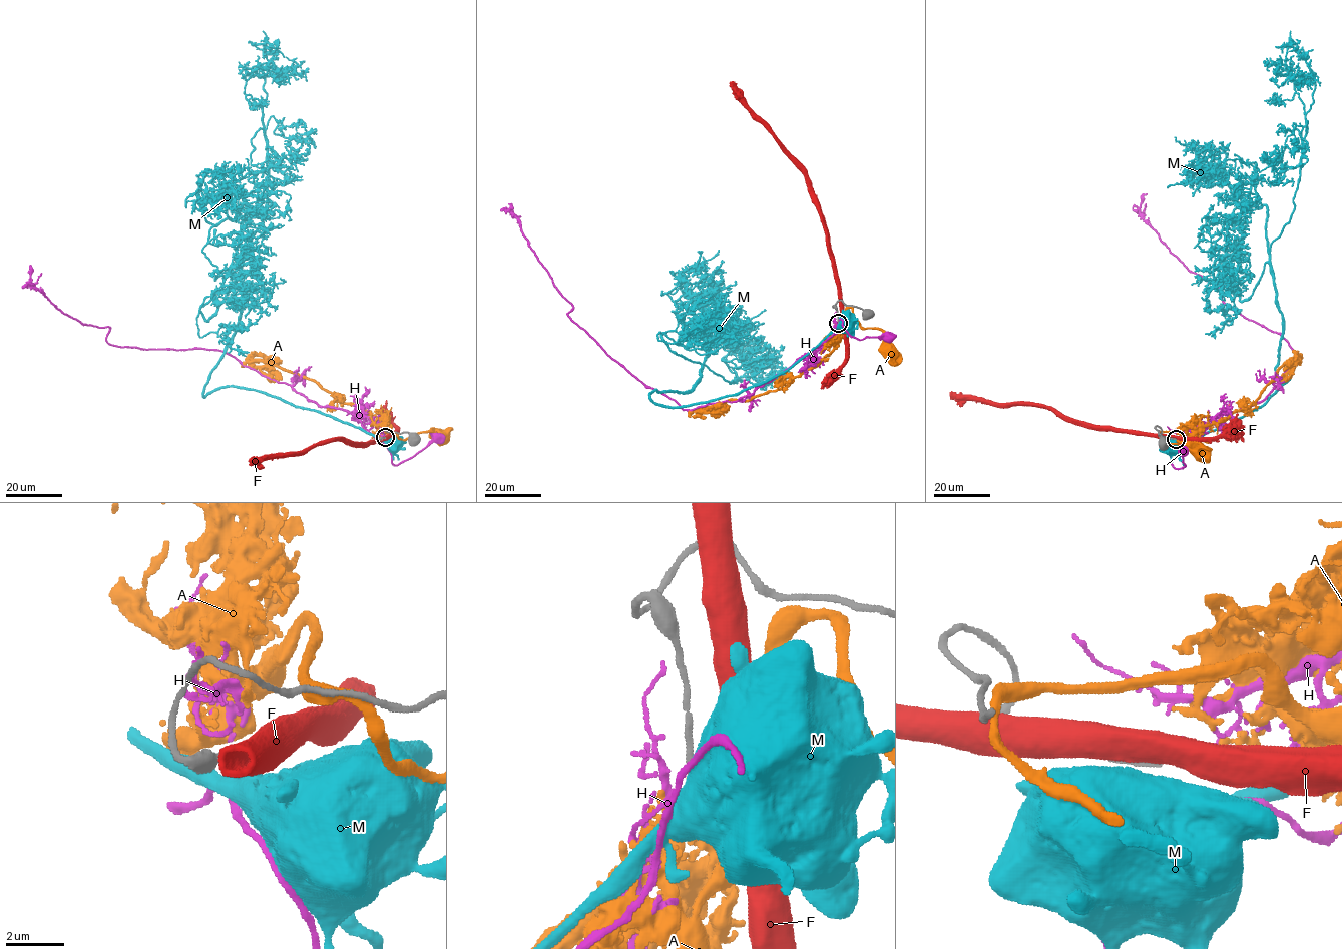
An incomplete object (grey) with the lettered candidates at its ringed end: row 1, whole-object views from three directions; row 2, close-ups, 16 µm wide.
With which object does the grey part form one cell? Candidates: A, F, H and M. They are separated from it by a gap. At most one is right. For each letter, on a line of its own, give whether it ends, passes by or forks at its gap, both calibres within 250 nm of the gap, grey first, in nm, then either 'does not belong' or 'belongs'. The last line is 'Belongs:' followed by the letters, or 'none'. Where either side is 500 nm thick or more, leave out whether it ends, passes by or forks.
A: it passes by; calibres 220 and 240 nm; does not belong
F: calibres 220 and 750 nm; does not belong
H: it ends; calibres 220 and 140 nm; does not belong
M: calibres 220 and 800 nm; does not belong
Belongs: none

